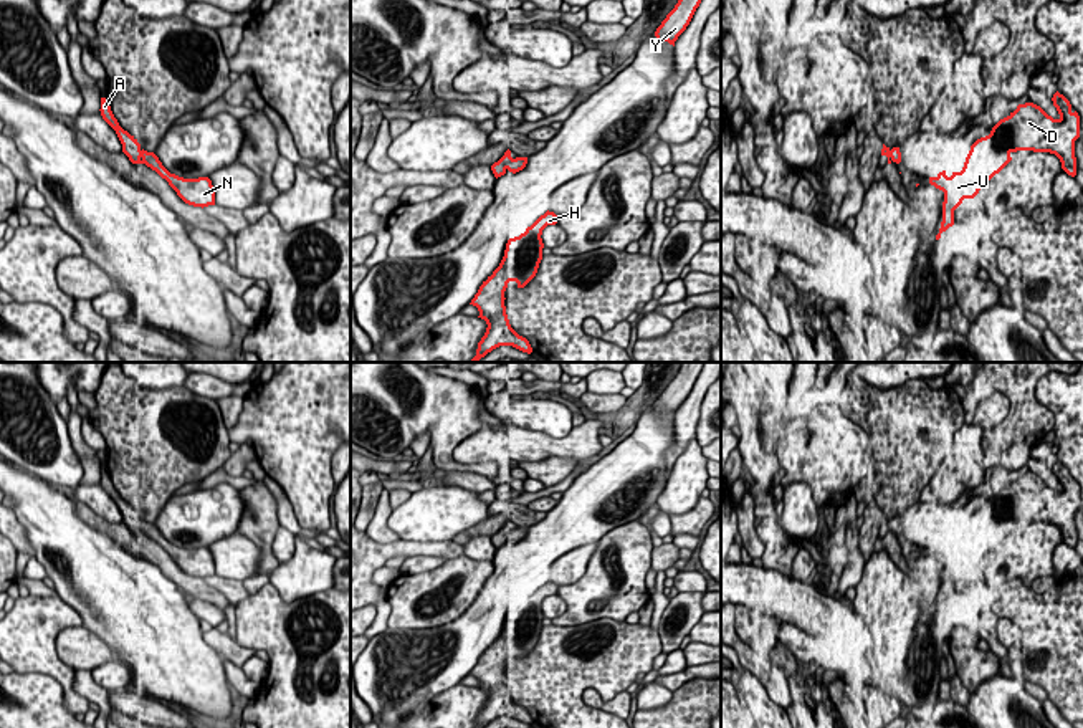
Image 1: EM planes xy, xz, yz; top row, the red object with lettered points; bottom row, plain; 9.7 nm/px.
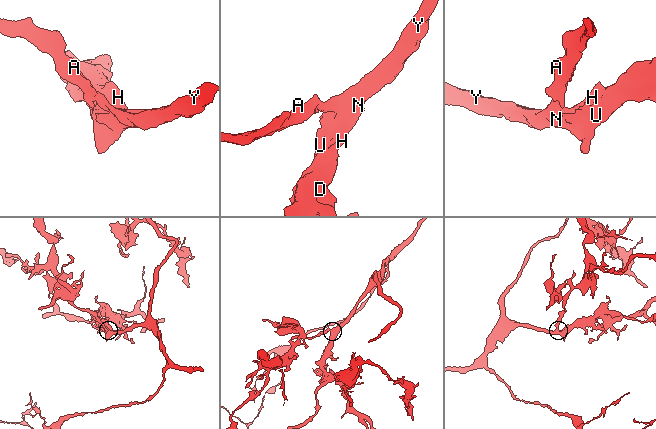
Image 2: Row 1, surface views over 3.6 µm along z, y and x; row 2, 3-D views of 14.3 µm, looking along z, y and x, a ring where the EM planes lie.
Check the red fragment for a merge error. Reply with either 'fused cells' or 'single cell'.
single cell

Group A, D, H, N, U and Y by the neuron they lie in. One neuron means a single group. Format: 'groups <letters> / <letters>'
groups A D H N U Y

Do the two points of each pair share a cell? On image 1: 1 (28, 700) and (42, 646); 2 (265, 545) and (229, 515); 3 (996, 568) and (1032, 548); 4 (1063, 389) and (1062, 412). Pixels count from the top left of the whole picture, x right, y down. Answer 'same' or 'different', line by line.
1: different
2: different
3: same
4: same

